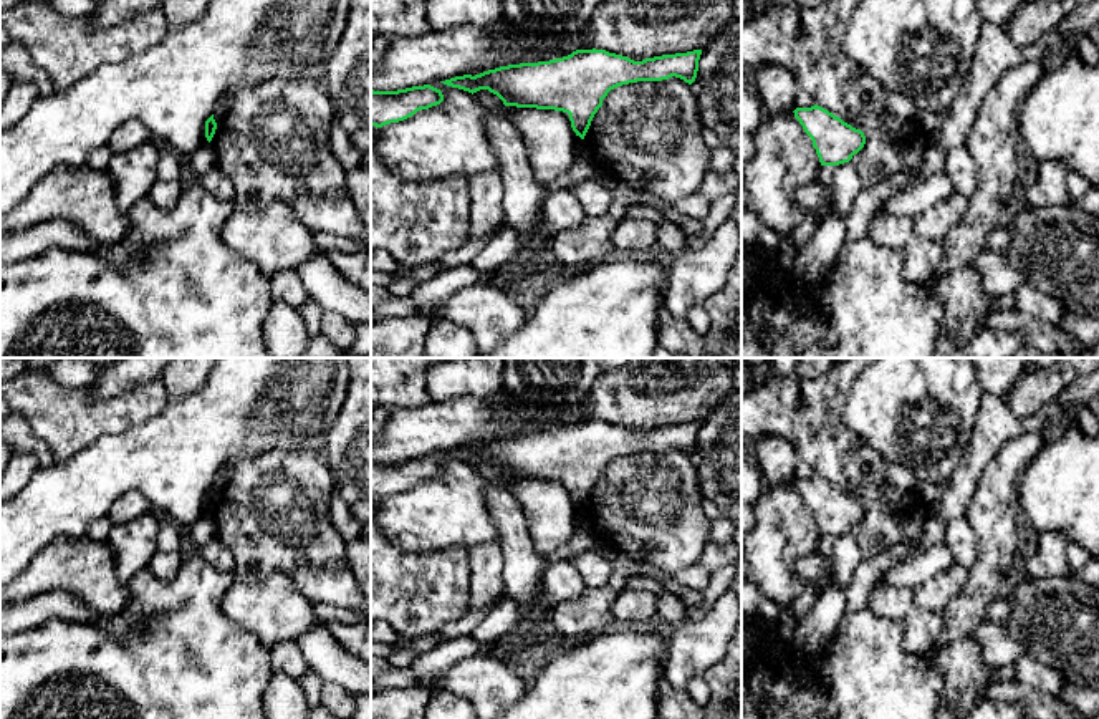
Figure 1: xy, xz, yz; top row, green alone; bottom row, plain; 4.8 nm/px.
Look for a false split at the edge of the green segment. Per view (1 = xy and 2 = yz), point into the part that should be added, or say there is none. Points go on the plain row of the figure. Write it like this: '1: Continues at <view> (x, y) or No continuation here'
1: No continuation here
2: No continuation here

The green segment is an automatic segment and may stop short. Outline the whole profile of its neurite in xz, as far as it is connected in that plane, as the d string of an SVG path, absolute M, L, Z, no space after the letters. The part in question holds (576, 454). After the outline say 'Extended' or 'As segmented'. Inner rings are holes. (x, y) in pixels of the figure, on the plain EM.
M576 421L550 432L508 436L440 454L472 466L488 461L505 477L568 484L573 502L584 510L594 485L611 461L672 447L692 456L697 449L700 426L702 421L693 421L634 432L606 421Z. As segmented

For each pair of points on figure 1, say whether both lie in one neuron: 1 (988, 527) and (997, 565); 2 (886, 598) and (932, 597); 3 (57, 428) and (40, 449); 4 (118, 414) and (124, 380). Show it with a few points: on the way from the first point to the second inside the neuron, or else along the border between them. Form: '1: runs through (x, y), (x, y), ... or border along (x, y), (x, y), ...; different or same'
1: runs through (995, 537), (995, 555); same
2: border along (912, 590), (914, 602), (919, 607), (940, 613); different
3: border along (32, 433), (47, 446), (55, 463); different
4: border along (159, 376), (108, 398), (98, 398), (90, 386); different

